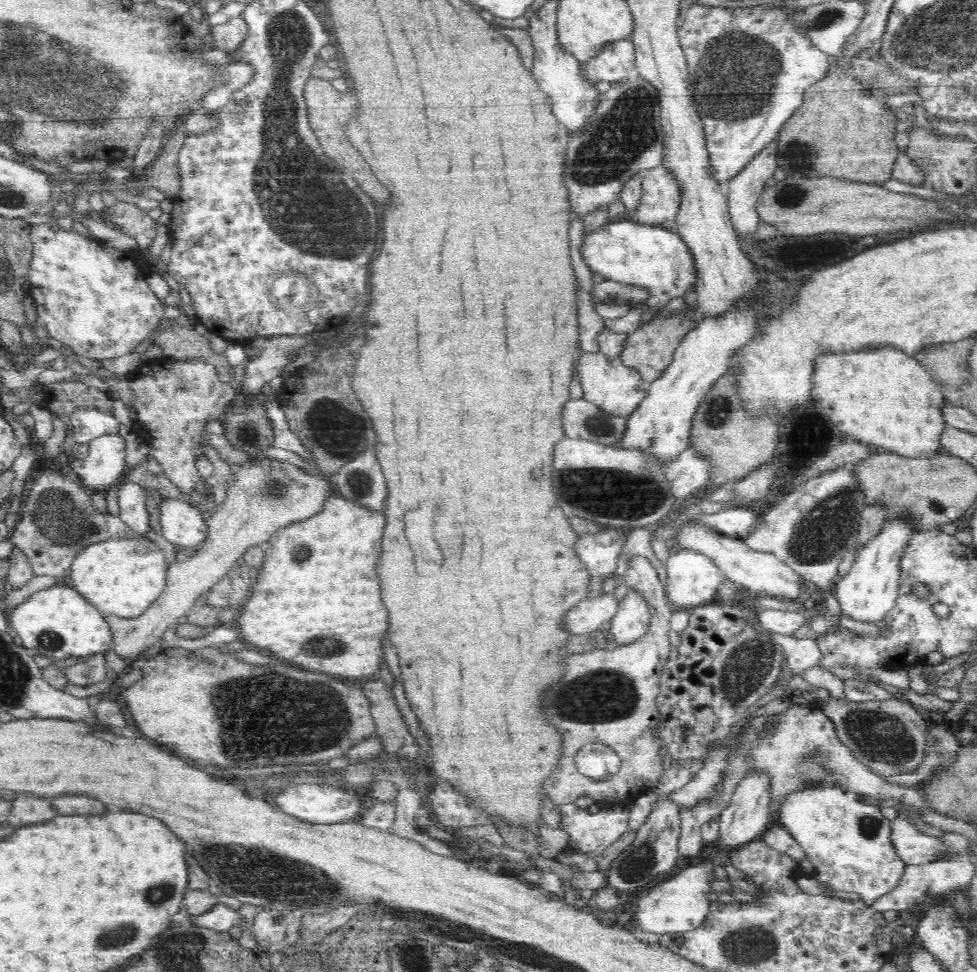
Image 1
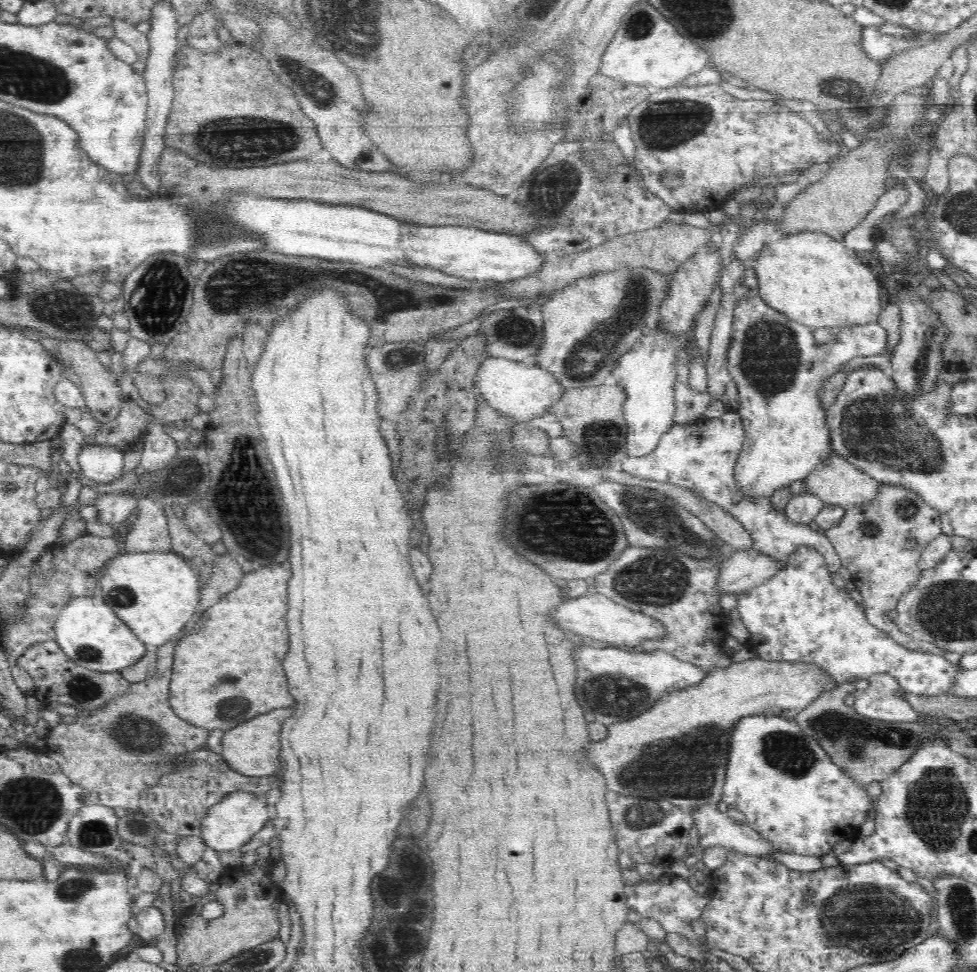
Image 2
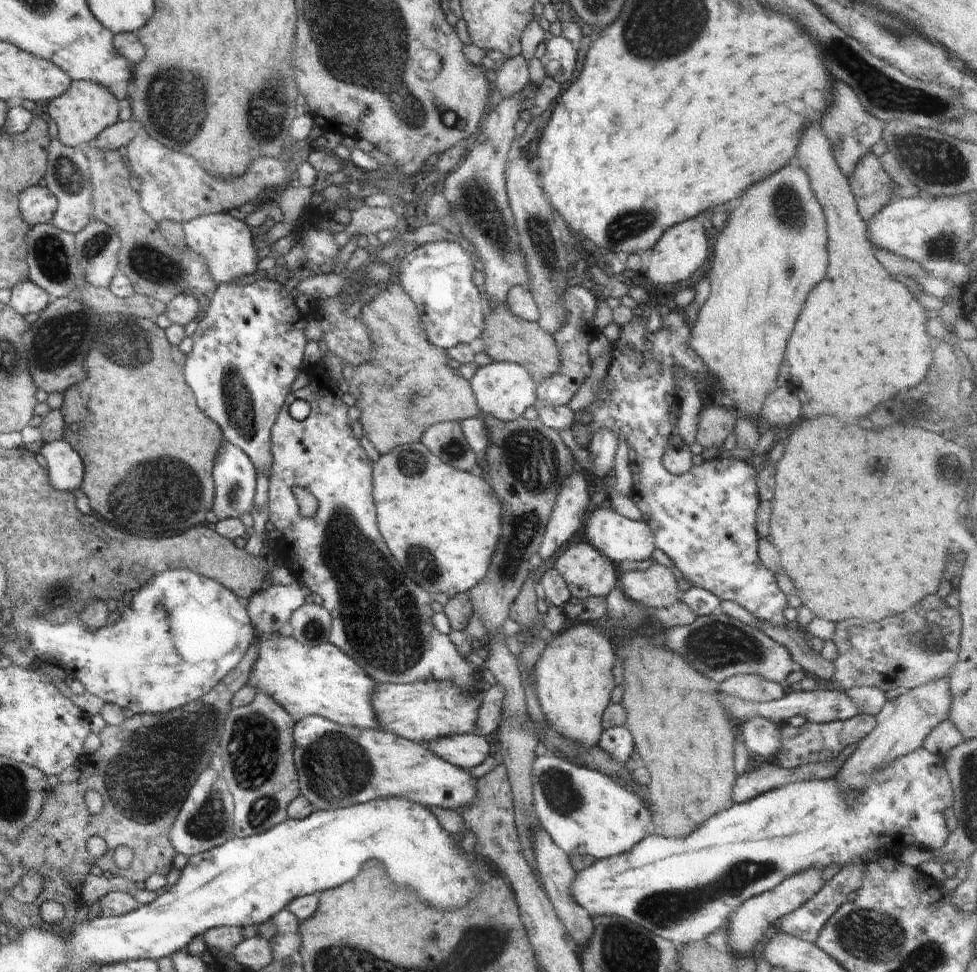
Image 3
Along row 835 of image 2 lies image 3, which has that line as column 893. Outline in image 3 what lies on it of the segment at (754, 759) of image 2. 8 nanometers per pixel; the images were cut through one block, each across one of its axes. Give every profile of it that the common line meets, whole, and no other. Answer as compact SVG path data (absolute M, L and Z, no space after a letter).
M923 746L918 750L913 750L910 754L894 760L892 764L888 764L886 768L878 770L870 782L862 788L862 794L858 793L856 796L856 802L854 798L850 798L848 794L842 792L842 788L838 786L836 779L828 780L809 780L808 782L794 782L794 784L786 784L782 788L776 788L776 790L770 790L758 798L752 800L733 804L730 808L724 809L714 816L711 816L700 826L698 829L688 833L684 838L666 838L666 836L656 836L654 834L648 834L644 840L640 840L632 850L619 854L618 856L608 857L605 859L597 859L592 866L584 868L584 870L578 871L576 876L576 882L572 882L572 896L574 900L588 912L591 916L616 916L628 919L629 922L634 924L640 924L642 928L662 936L666 940L673 942L677 948L686 946L690 942L700 942L702 938L714 934L720 926L729 924L730 916L733 912L736 912L736 908L749 898L758 896L763 892L774 890L780 882L790 878L792 874L798 874L806 868L820 868L824 869L830 864L837 864L838 867L846 866L846 864L852 864L852 862L866 862L869 857L876 852L876 850L885 849L885 852L893 857L898 857L900 851L907 845L914 845L916 848L928 849L932 852L940 850L946 839L949 837L949 830L946 828L946 822L944 818L944 812L946 808L952 807L954 804L954 790L952 790L952 783L944 763L943 754L932 754L928 752Z

